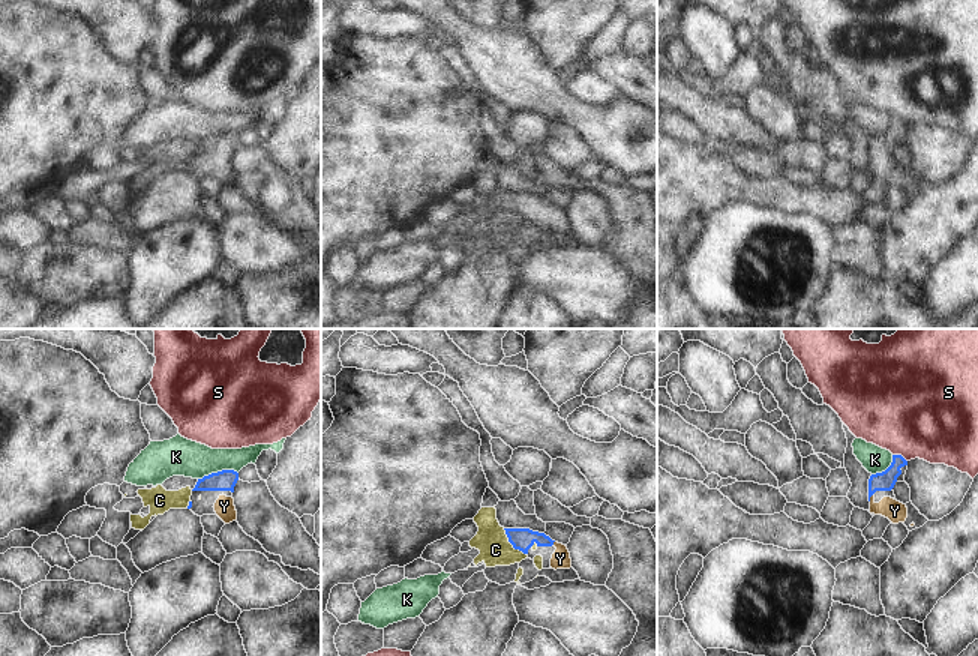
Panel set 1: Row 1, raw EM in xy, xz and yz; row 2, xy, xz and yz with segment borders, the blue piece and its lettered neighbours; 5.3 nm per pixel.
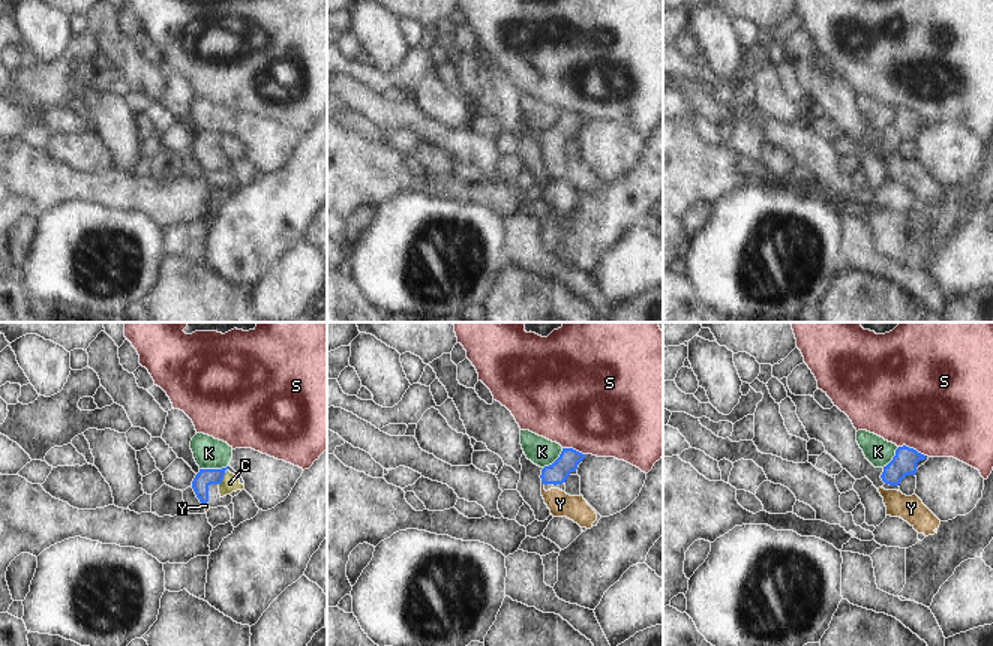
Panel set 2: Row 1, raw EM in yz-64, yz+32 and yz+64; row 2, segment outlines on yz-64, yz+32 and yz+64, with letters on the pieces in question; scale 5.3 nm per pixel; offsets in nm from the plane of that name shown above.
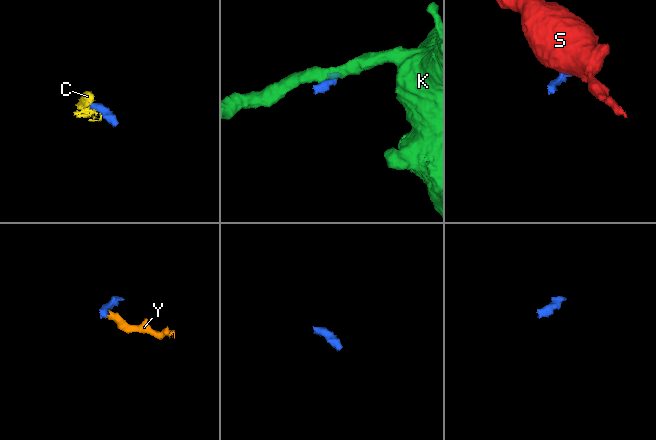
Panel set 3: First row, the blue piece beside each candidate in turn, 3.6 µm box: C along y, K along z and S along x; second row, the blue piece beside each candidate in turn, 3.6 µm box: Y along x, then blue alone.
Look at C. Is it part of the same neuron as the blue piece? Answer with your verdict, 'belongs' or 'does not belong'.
belongs

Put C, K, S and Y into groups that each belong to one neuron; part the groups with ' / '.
C Y / K / S

